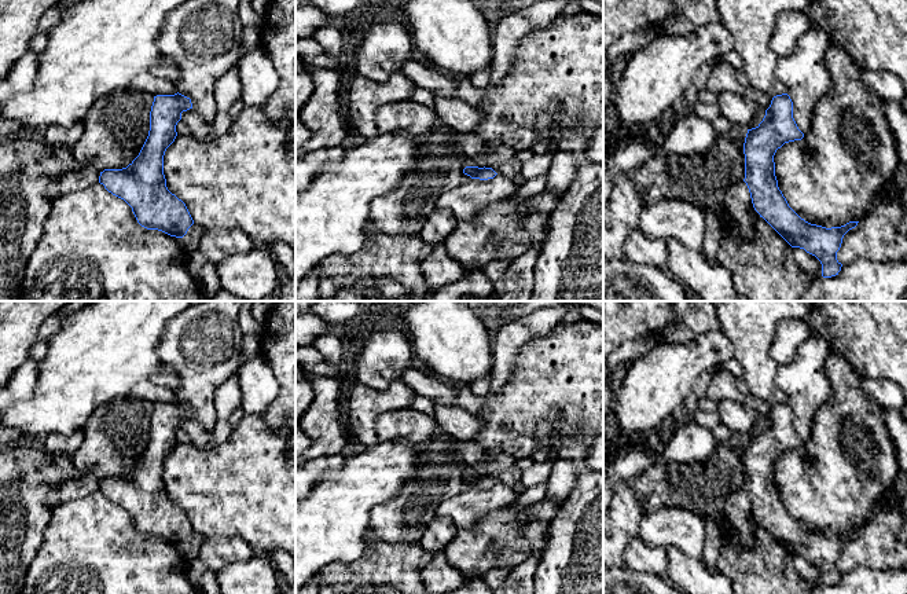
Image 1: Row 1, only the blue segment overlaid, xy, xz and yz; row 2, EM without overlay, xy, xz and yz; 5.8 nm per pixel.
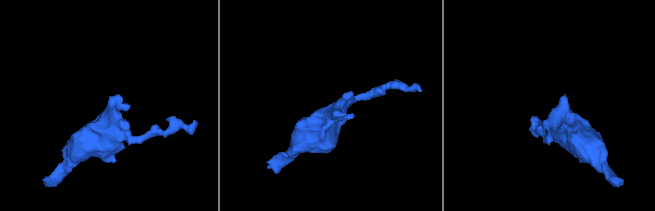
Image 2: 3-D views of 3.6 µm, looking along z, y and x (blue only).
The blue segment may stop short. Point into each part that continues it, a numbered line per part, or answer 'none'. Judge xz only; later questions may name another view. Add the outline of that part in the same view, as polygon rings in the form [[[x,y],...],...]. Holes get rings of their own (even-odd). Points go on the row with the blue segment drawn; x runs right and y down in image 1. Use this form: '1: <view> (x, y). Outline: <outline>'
1: xz (513, 167). Outline: [[[513,157],[511,160],[492,168],[497,175],[506,176],[508,179],[513,179],[514,176],[519,175],[522,172],[522,162]]]

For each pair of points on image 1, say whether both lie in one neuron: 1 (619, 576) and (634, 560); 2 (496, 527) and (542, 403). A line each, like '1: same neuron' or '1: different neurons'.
1: different neurons
2: different neurons

